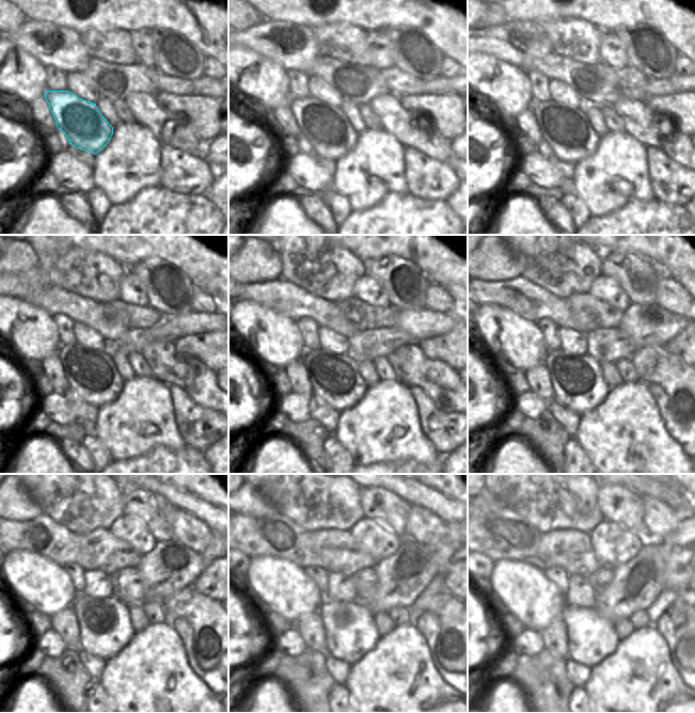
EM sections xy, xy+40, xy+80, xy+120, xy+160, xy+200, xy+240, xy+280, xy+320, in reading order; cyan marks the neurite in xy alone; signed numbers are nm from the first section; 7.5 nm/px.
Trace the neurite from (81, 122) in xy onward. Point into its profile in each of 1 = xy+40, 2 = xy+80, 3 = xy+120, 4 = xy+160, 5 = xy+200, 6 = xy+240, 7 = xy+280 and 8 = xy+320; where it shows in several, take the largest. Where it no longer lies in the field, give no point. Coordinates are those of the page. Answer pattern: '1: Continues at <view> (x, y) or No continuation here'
1: Continues at xy+40 (326, 127)
2: Continues at xy+80 (567, 130)
3: Continues at xy+120 (92, 375)
4: Continues at xy+160 (335, 380)
5: Continues at xy+200 (578, 383)
6: Continues at xy+240 (105, 628)
7: Continues at xy+280 (349, 628)
8: Continues at xy+320 (591, 638).

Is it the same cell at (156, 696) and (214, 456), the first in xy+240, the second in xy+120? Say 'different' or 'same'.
different

